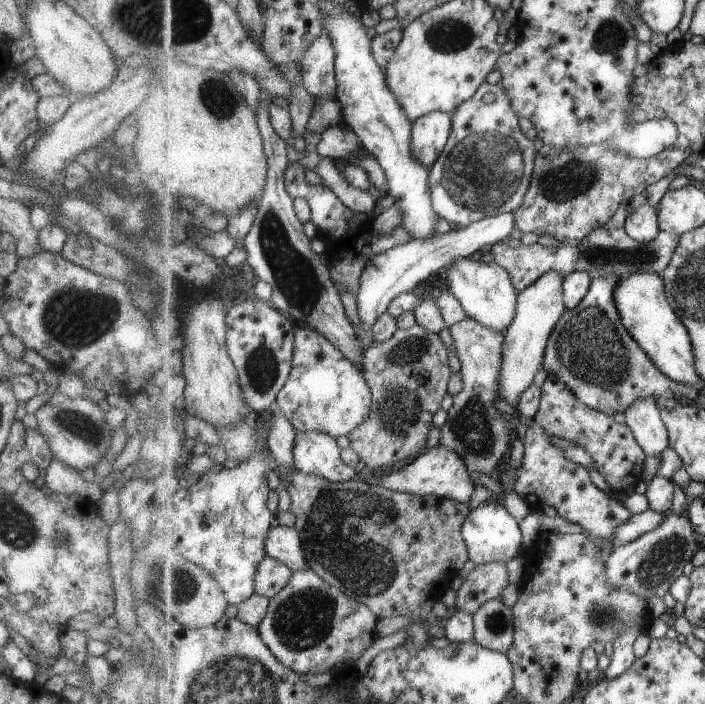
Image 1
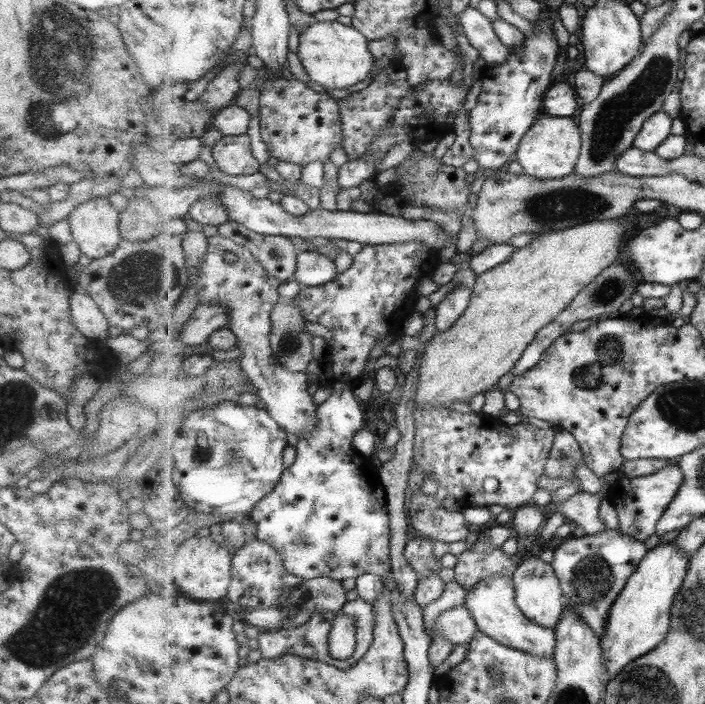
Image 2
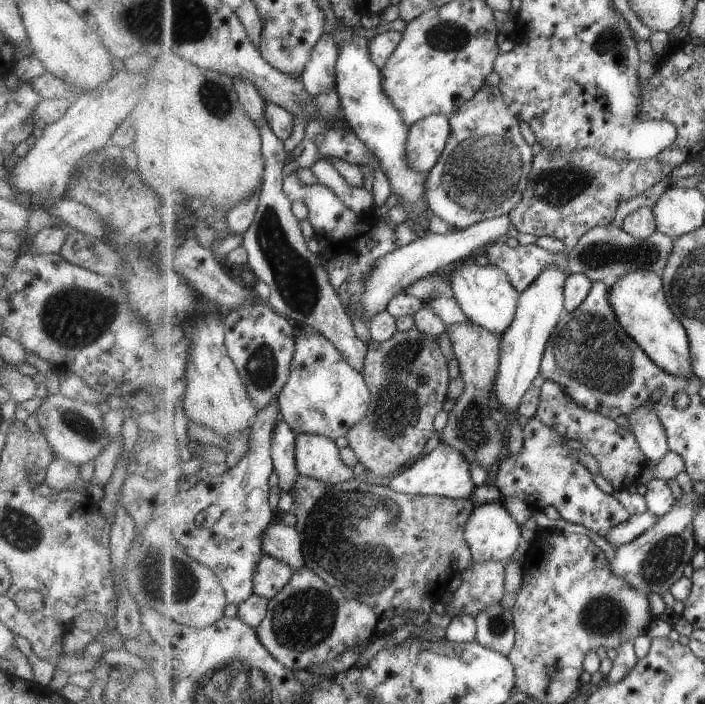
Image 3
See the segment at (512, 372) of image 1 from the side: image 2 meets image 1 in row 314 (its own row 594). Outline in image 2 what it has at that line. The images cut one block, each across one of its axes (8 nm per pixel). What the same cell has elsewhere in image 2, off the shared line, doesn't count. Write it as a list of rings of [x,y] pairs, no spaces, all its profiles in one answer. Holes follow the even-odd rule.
[[[527,552],[523,565],[515,571],[513,576],[516,588],[516,601],[519,608],[535,624],[543,627],[555,628],[565,610],[562,584],[551,563],[545,563],[538,555]]]

